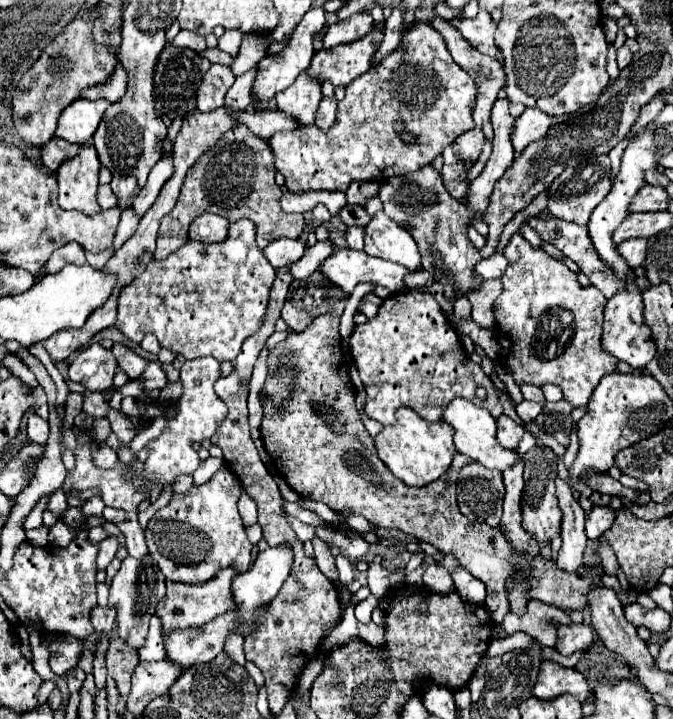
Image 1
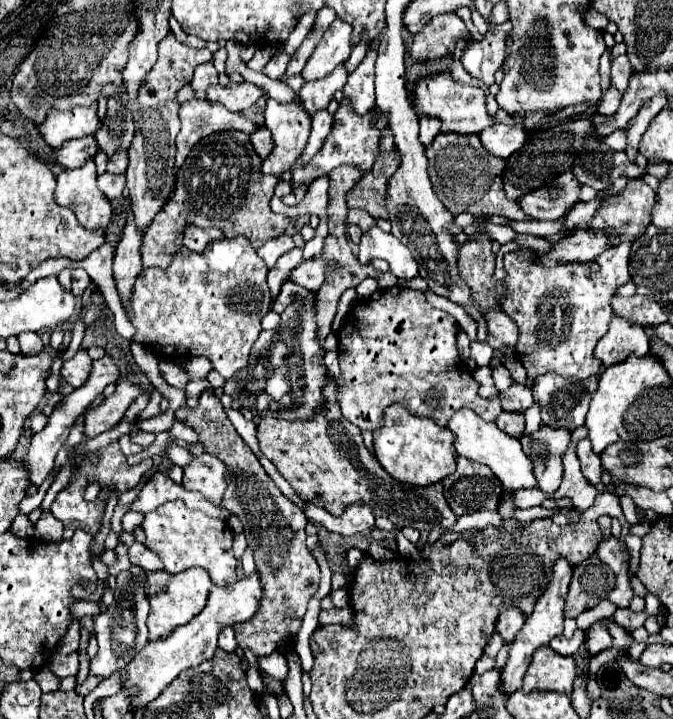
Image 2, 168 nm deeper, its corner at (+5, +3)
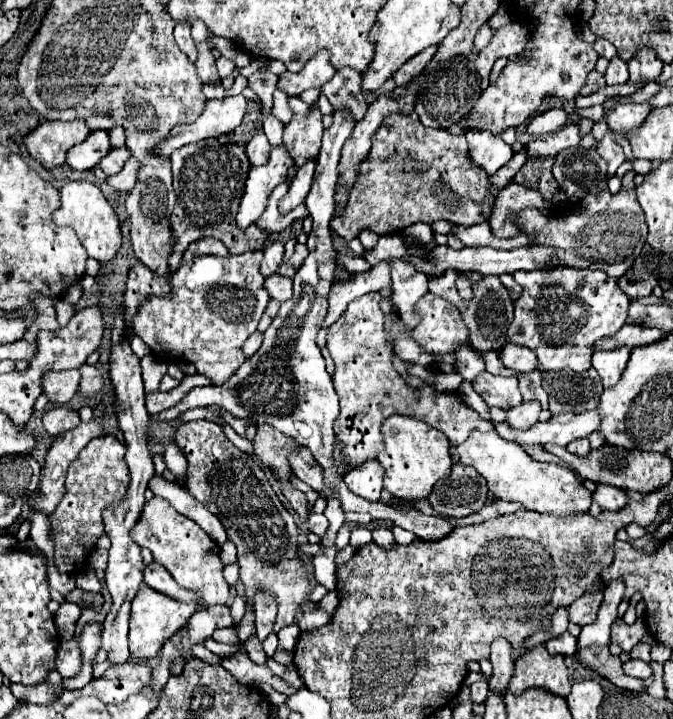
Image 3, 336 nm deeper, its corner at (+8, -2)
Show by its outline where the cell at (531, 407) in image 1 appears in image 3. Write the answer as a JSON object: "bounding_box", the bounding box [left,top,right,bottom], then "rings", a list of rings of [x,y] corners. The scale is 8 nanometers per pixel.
{"bounding_box":[472,371,522,411],"rings":[[[482,371],[472,381],[472,387],[490,407],[500,407],[508,411],[522,403],[516,377],[498,377],[498,375],[490,375],[488,371]]]}

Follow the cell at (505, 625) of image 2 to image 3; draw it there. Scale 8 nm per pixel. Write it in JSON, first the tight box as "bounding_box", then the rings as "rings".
{"bounding_box":[490,639,514,693],"rings":[[[496,639],[492,643],[492,655],[490,655],[490,663],[494,665],[492,677],[490,677],[490,691],[492,693],[502,693],[508,689],[510,677],[514,675],[514,661],[510,657],[512,649],[510,643],[504,639]]]}

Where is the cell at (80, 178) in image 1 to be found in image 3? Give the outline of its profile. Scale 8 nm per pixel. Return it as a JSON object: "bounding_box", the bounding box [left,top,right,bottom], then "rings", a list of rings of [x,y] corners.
{"bounding_box":[54,181,122,263],"rings":[[[72,181],[62,187],[62,207],[54,213],[54,223],[56,225],[68,225],[76,231],[80,243],[88,251],[88,257],[96,259],[98,263],[110,261],[120,245],[122,245],[122,231],[120,231],[120,221],[102,191],[86,181]]]}

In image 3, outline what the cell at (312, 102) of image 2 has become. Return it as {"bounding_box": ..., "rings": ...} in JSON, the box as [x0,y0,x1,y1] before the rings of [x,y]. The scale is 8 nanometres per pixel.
{"bounding_box":[284,105,322,169],"rings":[[[316,105],[308,117],[294,117],[290,125],[284,127],[284,145],[294,157],[294,167],[300,169],[306,161],[316,161],[322,143],[322,115]]]}

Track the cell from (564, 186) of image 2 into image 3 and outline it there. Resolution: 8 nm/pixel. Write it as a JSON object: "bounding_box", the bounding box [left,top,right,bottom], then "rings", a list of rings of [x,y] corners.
{"bounding_box":[490,183,552,237],"rings":[[[508,183],[494,201],[494,211],[490,217],[490,229],[494,237],[514,237],[518,229],[518,213],[526,207],[538,207],[540,211],[550,211],[552,203],[546,203],[538,191],[526,189],[518,183]]]}

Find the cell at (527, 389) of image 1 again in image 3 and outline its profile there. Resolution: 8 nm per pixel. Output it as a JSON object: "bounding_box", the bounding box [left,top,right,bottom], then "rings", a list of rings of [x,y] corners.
{"bounding_box":[454,343,484,381],"rings":[[[470,343],[458,345],[458,349],[454,349],[454,355],[456,355],[454,367],[464,377],[464,381],[474,381],[474,377],[484,371],[484,359],[470,347]]]}

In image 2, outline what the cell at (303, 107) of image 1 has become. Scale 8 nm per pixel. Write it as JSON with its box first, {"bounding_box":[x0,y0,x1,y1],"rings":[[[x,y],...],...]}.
{"bounding_box":[261,96,311,177],"rings":[[[295,96],[291,102],[277,102],[269,98],[265,126],[273,132],[275,150],[263,160],[261,170],[280,177],[293,166],[297,154],[303,152],[311,132],[311,116],[305,112],[305,108],[301,108],[299,96]]]}

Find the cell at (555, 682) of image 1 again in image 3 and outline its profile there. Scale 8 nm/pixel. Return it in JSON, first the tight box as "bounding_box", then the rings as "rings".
{"bounding_box":[508,645,570,697],"rings":[[[534,645],[534,649],[520,655],[514,663],[514,677],[508,689],[514,695],[520,695],[530,687],[566,697],[570,693],[570,679],[564,657],[550,655],[544,645]]]}

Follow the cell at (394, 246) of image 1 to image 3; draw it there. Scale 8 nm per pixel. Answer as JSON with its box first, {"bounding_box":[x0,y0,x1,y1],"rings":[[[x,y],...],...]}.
{"bounding_box":[390,259,428,331],"rings":[[[394,259],[390,263],[392,263],[392,289],[394,289],[392,303],[398,305],[406,329],[412,331],[414,325],[418,325],[416,303],[428,293],[428,277],[418,273],[404,259]]]}

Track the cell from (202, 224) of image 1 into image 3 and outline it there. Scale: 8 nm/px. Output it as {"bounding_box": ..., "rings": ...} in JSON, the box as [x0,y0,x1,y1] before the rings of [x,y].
{"bounding_box":[184,237,230,261],"rings":[[[206,237],[200,241],[194,241],[188,245],[188,249],[184,251],[184,261],[192,261],[194,257],[202,257],[202,255],[218,255],[218,257],[226,257],[230,255],[230,251],[224,247],[222,241]]]}

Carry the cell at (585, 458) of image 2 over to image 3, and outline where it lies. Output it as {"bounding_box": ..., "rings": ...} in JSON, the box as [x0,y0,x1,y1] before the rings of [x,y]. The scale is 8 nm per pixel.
{"bounding_box":[566,437,590,457],"rings":[[[584,437],[584,439],[576,439],[576,441],[572,441],[566,449],[568,449],[570,453],[578,455],[578,457],[584,457],[584,455],[588,455],[588,451],[590,451],[590,443],[588,443],[588,439]]]}

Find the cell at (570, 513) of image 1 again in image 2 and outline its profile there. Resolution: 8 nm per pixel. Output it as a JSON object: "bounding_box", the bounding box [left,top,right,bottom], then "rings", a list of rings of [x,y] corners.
{"bounding_box":[501,558,573,694],"rings":[[[565,558],[555,560],[555,564],[551,568],[551,580],[545,586],[543,594],[539,596],[539,600],[535,604],[535,610],[531,612],[531,616],[527,616],[523,628],[515,636],[515,642],[511,646],[507,664],[505,664],[503,672],[501,672],[501,684],[503,684],[505,692],[511,694],[511,692],[521,688],[521,680],[523,680],[523,674],[525,674],[529,662],[531,662],[533,652],[537,648],[541,648],[541,646],[547,646],[551,638],[555,638],[555,636],[559,636],[563,632],[563,598],[567,594],[567,586],[569,586],[569,580],[571,580],[571,570],[573,570],[573,566]]]}

